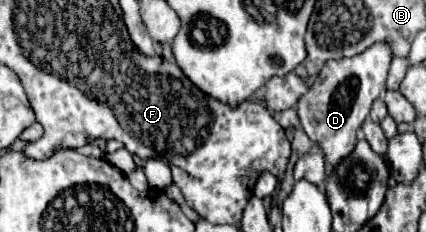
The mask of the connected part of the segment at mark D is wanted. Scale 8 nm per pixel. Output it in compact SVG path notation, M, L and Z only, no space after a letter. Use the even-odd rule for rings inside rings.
M373 44L353 58L329 60L309 92L299 98L297 116L303 124L305 134L323 150L329 168L335 168L353 152L357 144L357 130L369 116L373 102L385 90L385 76L391 58L393 56L389 44Z

